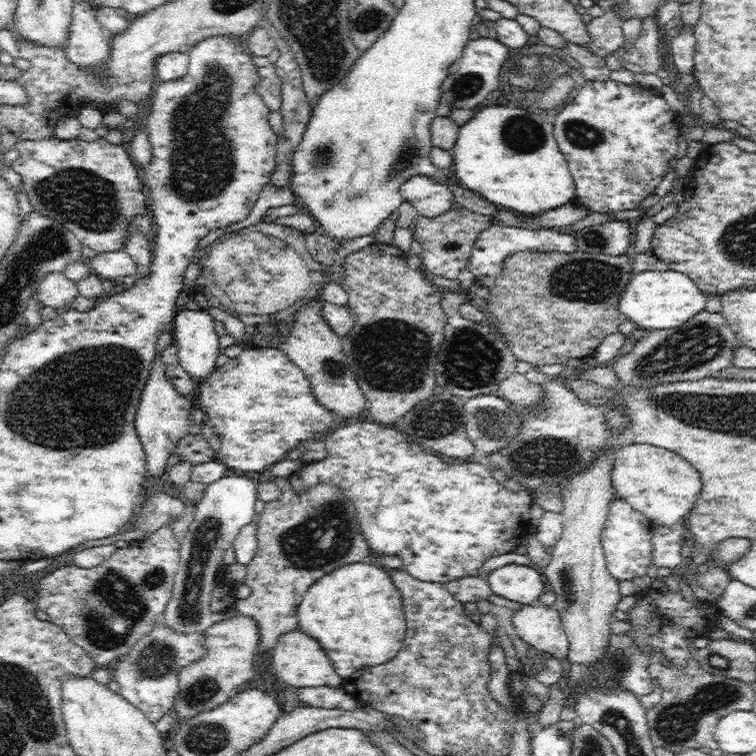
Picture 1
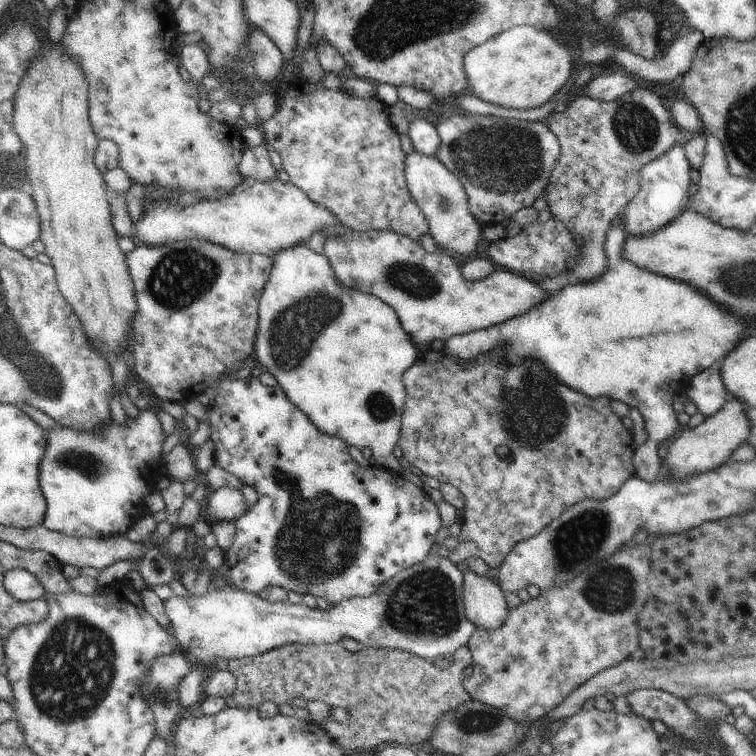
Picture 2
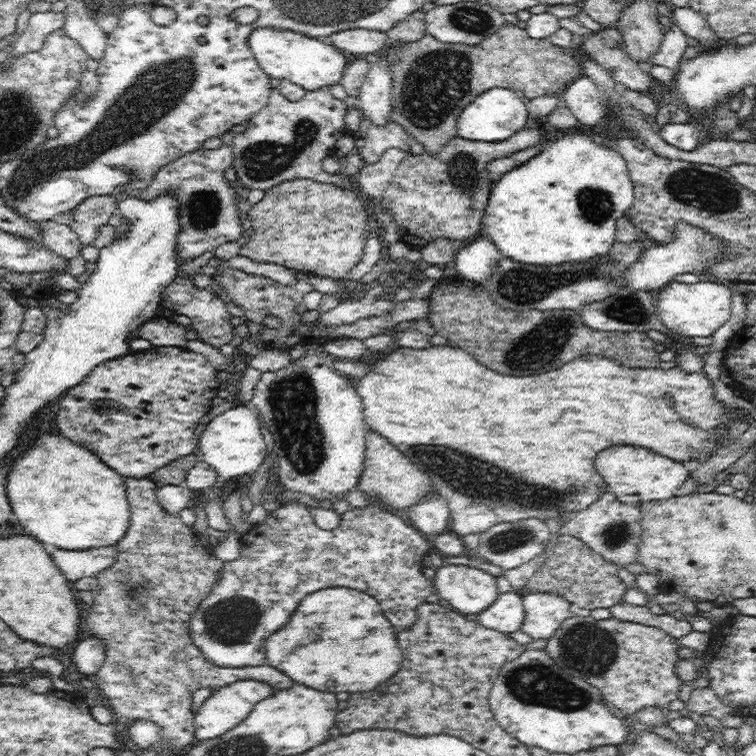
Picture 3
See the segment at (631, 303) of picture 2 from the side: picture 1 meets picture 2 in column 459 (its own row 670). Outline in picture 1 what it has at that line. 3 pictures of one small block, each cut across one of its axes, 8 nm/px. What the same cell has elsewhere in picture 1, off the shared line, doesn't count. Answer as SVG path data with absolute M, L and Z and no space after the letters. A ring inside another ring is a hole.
M354 562L310 585L298 608L298 628L320 640L341 678L355 670L392 660L402 648L407 624L400 592L378 565Z

